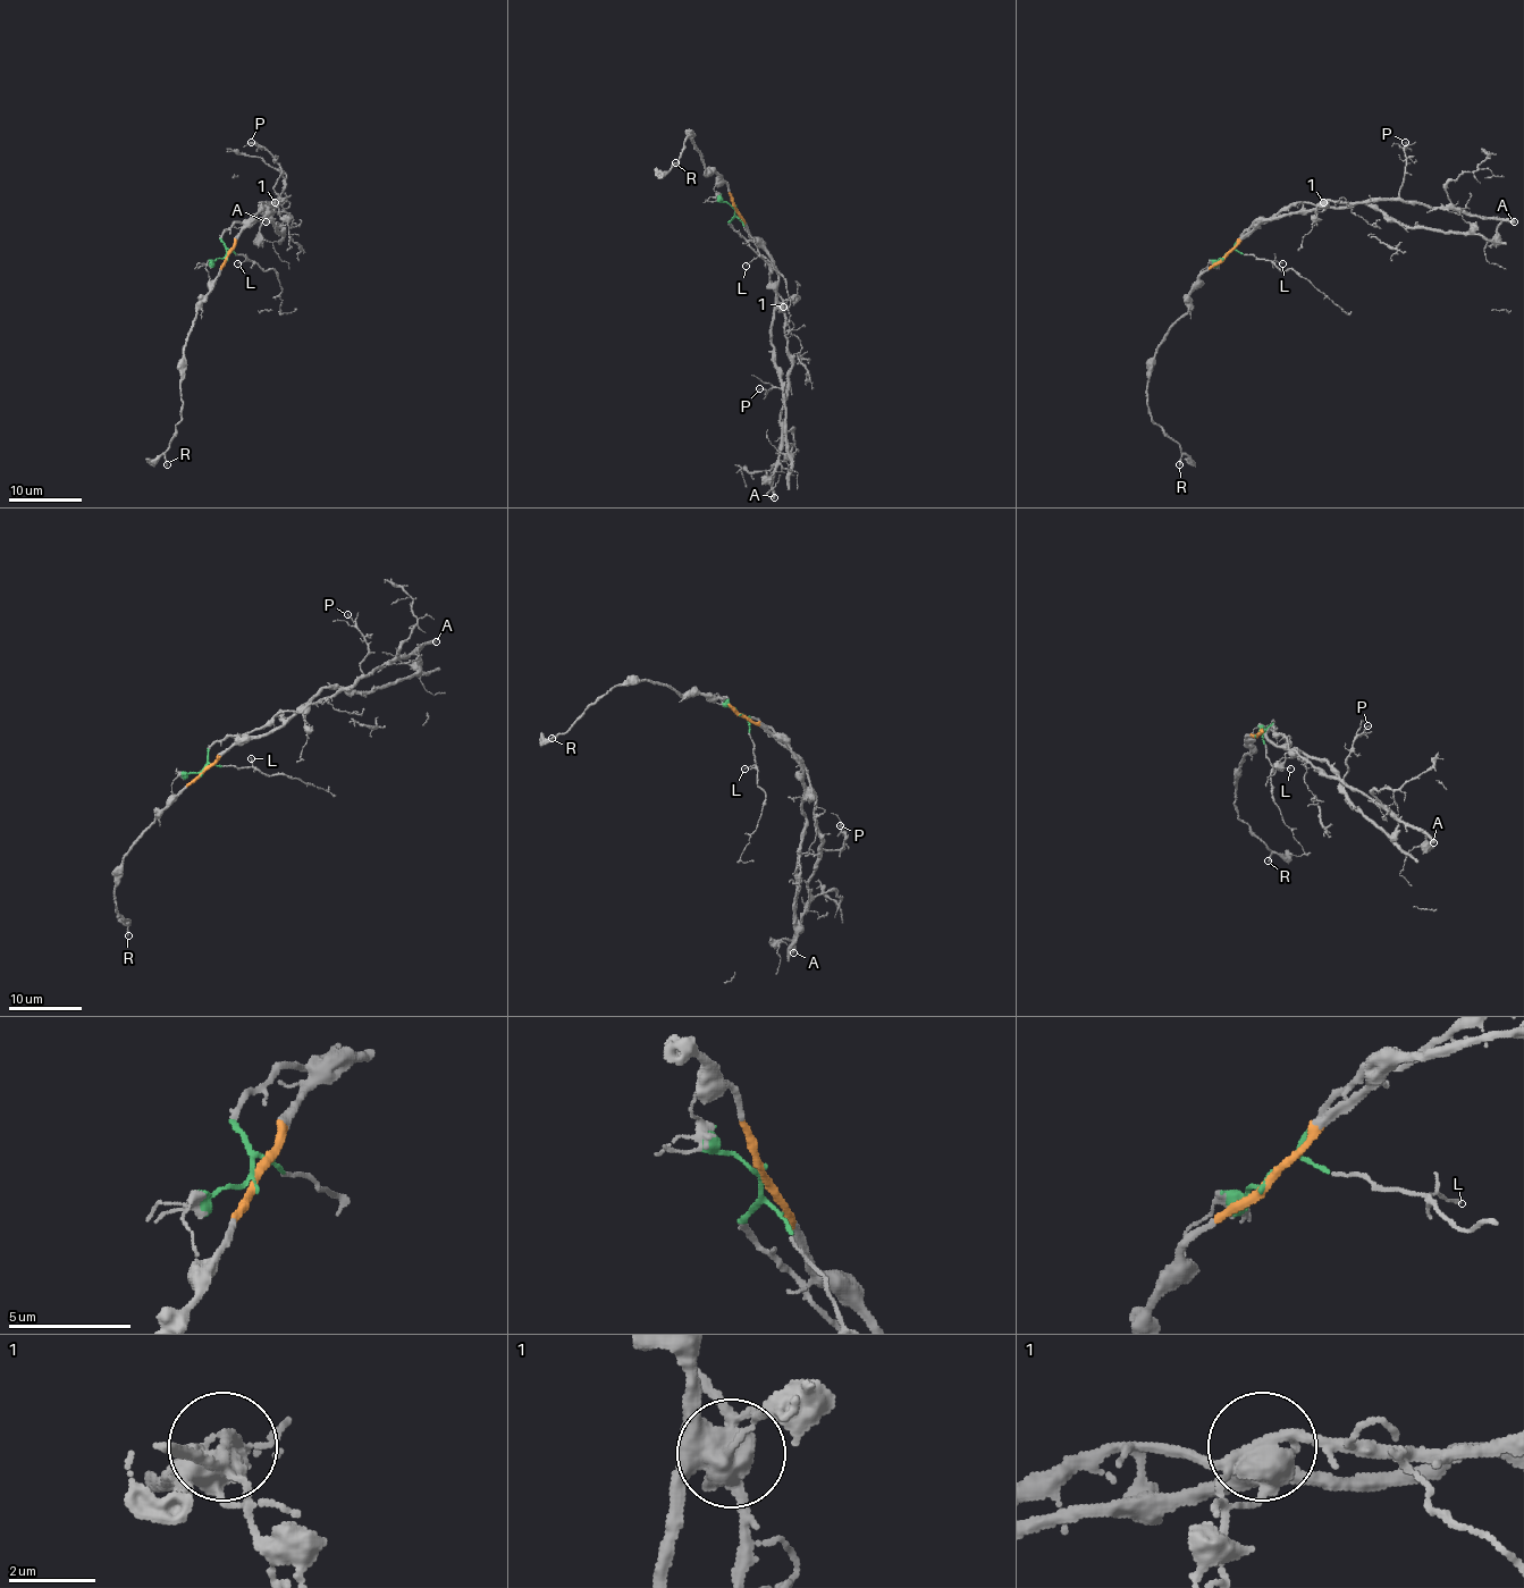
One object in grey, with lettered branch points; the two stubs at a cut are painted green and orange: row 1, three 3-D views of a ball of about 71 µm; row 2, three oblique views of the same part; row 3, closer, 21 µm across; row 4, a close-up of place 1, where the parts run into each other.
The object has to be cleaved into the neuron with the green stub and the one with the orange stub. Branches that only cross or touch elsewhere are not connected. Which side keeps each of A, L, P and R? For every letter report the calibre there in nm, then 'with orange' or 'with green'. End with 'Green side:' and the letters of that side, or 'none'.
A: 360 nm thick; with green
L: 90 nm thick; with green
P: 130 nm thick; with green
R: 180 nm thick; with orange
Green side: A, L, P

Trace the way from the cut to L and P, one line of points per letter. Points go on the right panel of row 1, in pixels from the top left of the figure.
L: (1226, 255), (1235, 250), (1282, 262)
P: (1226, 255), (1255, 223), (1268, 223), (1285, 208), (1305, 202), (1371, 202), (1397, 196), (1406, 141)

